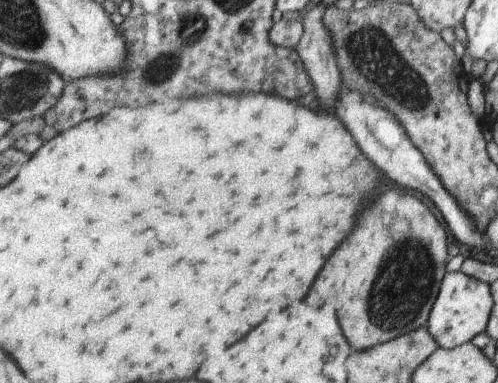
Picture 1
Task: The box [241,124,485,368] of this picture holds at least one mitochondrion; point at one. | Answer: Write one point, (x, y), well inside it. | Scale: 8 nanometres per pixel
(398, 298)

